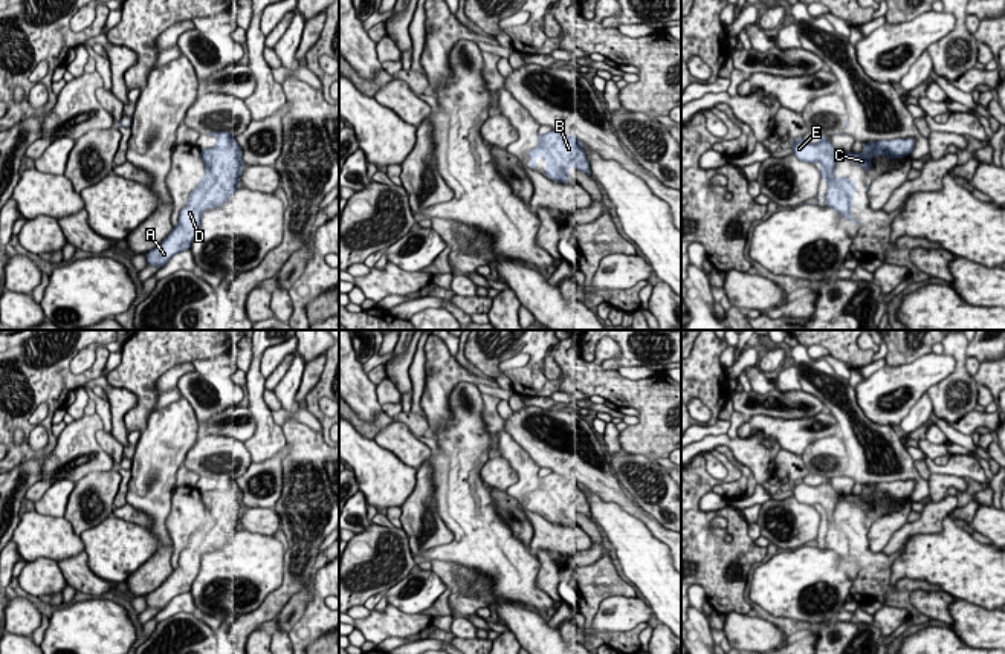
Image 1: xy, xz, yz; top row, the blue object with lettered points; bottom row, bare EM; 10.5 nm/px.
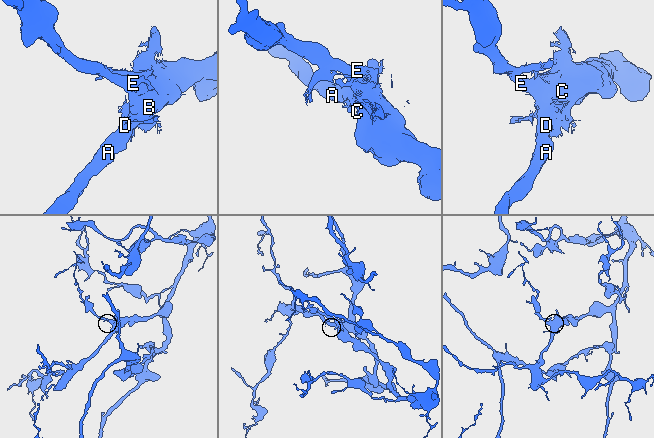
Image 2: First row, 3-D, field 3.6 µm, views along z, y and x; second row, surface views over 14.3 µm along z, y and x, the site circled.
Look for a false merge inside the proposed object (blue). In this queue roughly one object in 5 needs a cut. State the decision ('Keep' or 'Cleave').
Keep

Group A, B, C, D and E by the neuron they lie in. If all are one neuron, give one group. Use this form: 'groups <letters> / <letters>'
groups A B C D E

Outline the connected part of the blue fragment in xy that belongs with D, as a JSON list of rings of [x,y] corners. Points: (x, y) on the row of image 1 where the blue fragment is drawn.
[[[211,131],[217,145],[200,150],[205,174],[188,197],[179,214],[179,223],[150,252],[147,264],[163,267],[176,254],[191,249],[191,243],[202,225],[202,212],[221,206],[240,186],[241,150],[229,131]]]

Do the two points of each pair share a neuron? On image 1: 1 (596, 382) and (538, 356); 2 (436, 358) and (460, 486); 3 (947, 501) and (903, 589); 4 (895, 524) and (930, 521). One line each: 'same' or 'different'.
1: different
2: different
3: different
4: different

